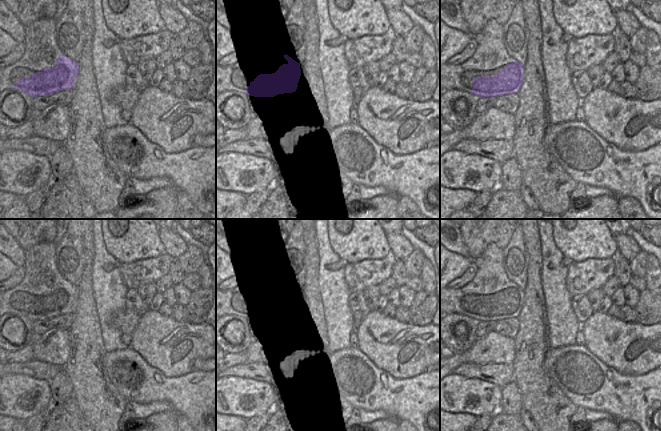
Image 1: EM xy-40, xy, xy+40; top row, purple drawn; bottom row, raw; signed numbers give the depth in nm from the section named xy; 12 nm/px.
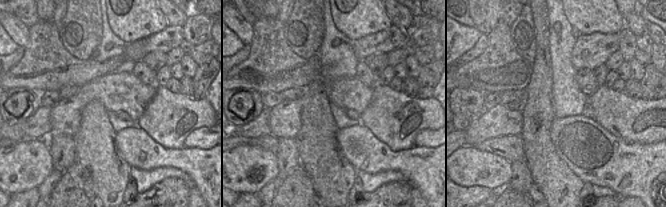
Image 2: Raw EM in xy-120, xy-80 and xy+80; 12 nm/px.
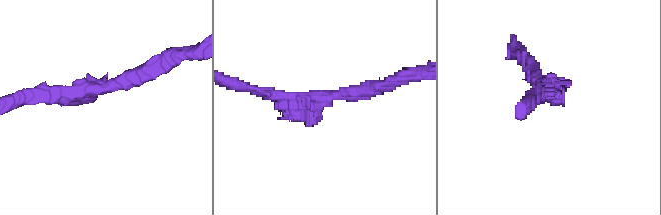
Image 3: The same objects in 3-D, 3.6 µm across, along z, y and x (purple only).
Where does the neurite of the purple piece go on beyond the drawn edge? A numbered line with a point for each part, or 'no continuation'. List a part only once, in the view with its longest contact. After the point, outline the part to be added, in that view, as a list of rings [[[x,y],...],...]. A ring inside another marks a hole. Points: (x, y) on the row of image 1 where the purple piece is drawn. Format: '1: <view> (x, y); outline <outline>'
no continuation

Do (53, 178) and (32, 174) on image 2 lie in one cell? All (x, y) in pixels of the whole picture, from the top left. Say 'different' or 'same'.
different

